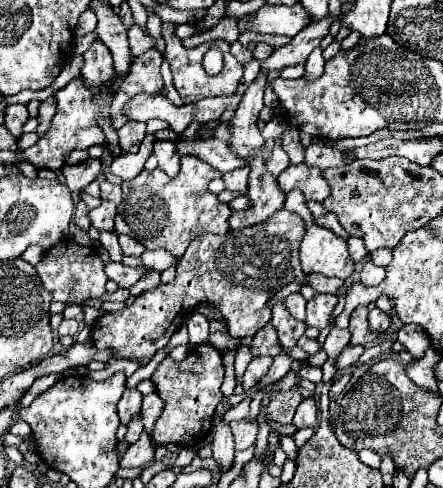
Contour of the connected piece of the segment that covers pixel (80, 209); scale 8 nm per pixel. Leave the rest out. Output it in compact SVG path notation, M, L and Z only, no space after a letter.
M80 201L76 205L76 213L74 213L74 223L82 229L82 231L88 231L90 229L90 221L88 221L88 207L84 201Z

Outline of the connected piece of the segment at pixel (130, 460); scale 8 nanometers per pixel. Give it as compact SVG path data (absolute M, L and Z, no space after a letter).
M142 431L138 443L134 443L132 447L126 449L126 453L122 455L120 467L146 467L154 461L154 447L152 447L152 439L146 431Z

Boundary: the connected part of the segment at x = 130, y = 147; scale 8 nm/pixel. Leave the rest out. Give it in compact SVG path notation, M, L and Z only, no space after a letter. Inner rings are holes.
M128 121L124 127L118 129L120 135L120 147L126 153L138 153L138 147L146 135L146 123Z

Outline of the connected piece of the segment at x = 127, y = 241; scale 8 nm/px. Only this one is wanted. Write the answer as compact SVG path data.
M118 235L118 241L120 241L120 247L124 251L124 255L134 255L134 257L140 257L144 253L144 245L140 245L136 239L128 237L128 235Z

